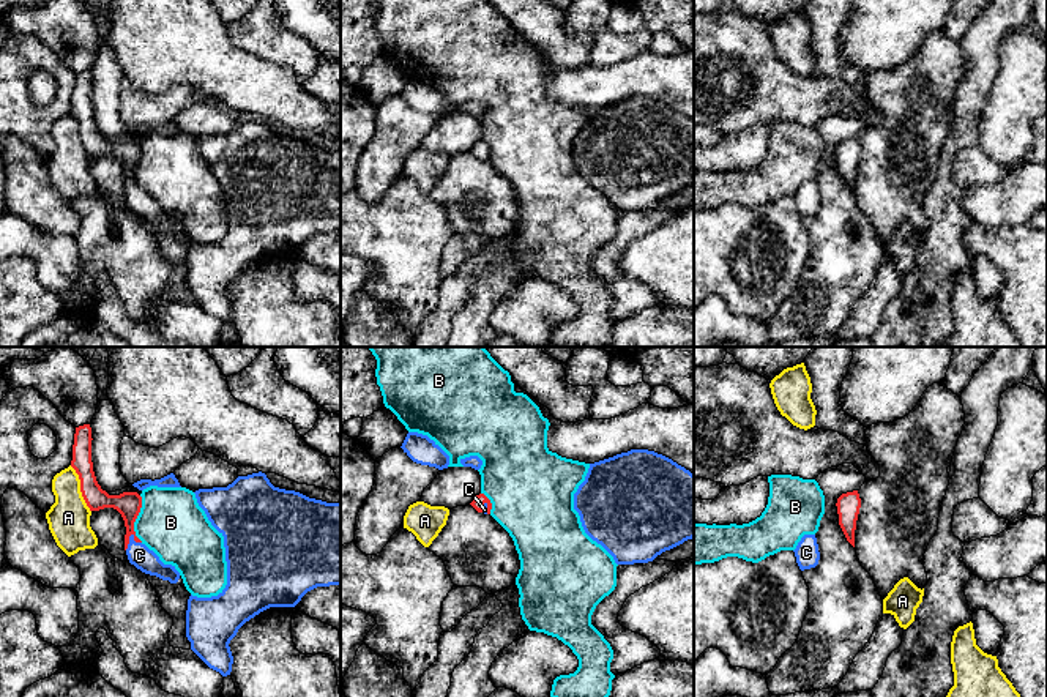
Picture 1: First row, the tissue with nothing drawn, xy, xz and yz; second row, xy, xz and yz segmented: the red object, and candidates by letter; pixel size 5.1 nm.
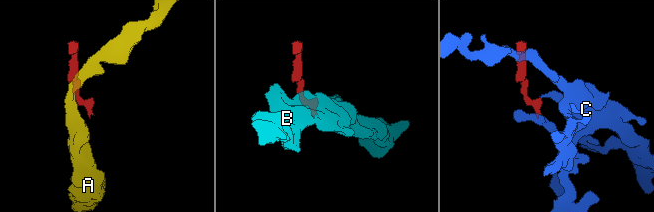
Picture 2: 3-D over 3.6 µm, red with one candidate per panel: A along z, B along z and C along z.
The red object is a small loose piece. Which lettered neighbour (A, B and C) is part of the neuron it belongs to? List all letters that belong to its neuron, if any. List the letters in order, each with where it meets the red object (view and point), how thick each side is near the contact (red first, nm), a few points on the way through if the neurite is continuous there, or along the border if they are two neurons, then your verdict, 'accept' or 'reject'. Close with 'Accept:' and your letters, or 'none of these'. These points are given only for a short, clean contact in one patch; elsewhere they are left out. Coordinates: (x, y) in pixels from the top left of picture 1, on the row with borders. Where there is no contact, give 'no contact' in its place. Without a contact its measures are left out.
A: xy (81, 489) | 120/220 nm | reject
B: xy (136, 518) | 130/340 nm | along xy (139, 495), (141, 506), (134, 522), (134, 533), (142, 541) | reject
C: xy (128, 541) | 130/120 nm | accept
Accept: C

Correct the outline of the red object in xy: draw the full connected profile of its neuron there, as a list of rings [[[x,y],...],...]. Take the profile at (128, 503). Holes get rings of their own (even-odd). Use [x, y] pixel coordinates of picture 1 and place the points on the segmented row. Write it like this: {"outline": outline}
{"outline": [[[90,424],[76,427],[71,467],[79,475],[80,492],[87,506],[90,511],[99,511],[104,508],[117,509],[126,527],[125,550],[129,563],[145,574],[177,583],[180,572],[175,566],[164,565],[159,557],[136,536],[134,522],[142,508],[142,497],[137,492],[109,495],[98,484],[91,462],[91,440]]]}

